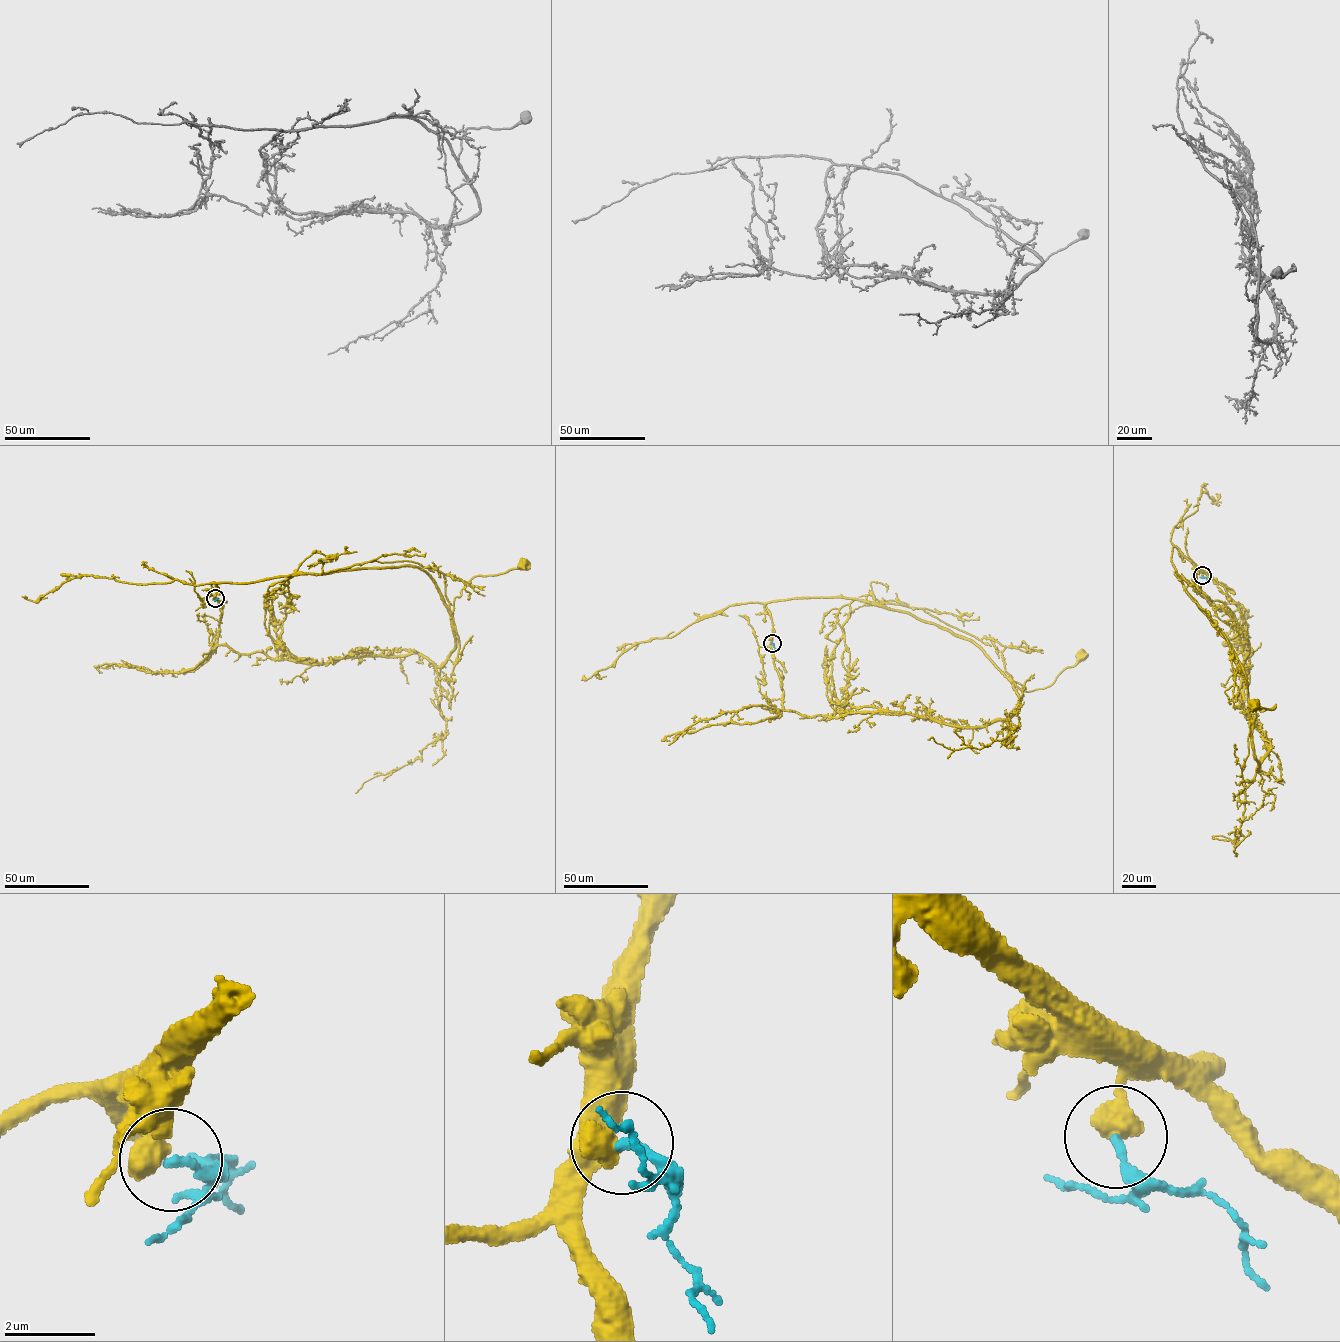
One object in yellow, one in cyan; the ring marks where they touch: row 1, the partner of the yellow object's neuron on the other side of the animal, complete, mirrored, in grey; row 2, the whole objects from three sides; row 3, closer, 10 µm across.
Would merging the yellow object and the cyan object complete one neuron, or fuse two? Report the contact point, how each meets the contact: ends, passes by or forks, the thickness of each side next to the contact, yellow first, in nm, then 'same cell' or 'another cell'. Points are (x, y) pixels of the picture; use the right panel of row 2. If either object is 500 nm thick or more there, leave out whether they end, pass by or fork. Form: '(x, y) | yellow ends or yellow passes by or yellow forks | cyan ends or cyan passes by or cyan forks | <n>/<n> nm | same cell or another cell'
(1202, 575) | 650/200 nm | another cell

